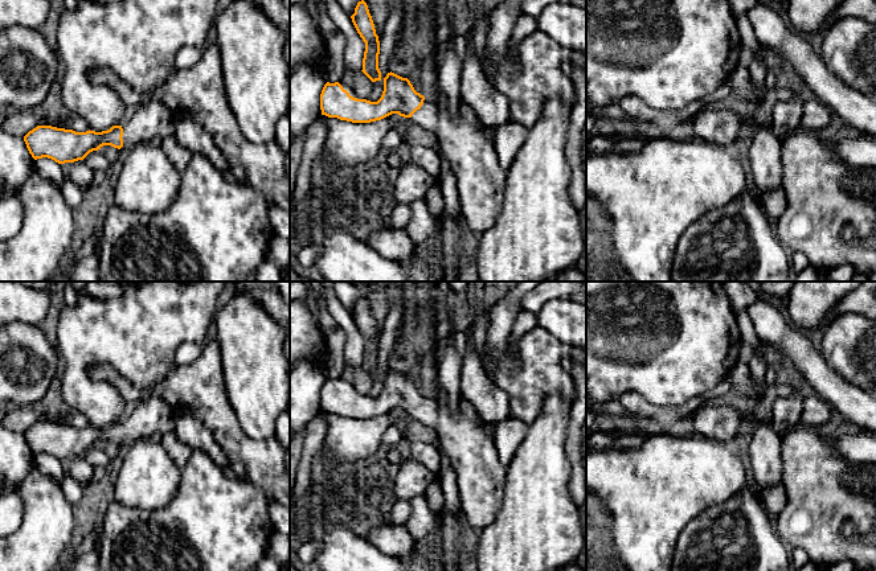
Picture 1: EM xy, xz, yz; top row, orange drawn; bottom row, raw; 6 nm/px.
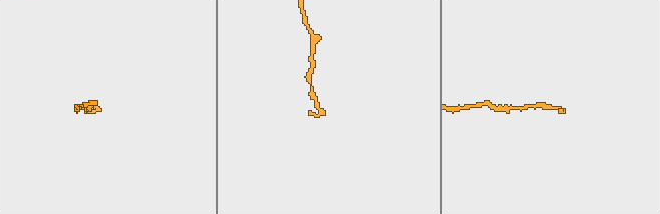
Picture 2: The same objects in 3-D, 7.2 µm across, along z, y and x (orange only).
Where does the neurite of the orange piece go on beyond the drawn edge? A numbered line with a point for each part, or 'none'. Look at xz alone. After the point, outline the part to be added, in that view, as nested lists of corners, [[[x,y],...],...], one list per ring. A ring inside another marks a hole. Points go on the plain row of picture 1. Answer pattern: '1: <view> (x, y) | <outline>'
1: xz (467, 447) | [[[441,389],[431,394],[425,393],[423,400],[410,415],[421,422],[430,436],[438,441],[445,461],[450,463],[457,475],[466,521],[479,533],[495,521],[505,486],[507,465],[499,460],[492,438],[484,426],[471,420],[460,406],[453,412],[449,407],[447,395]]]

